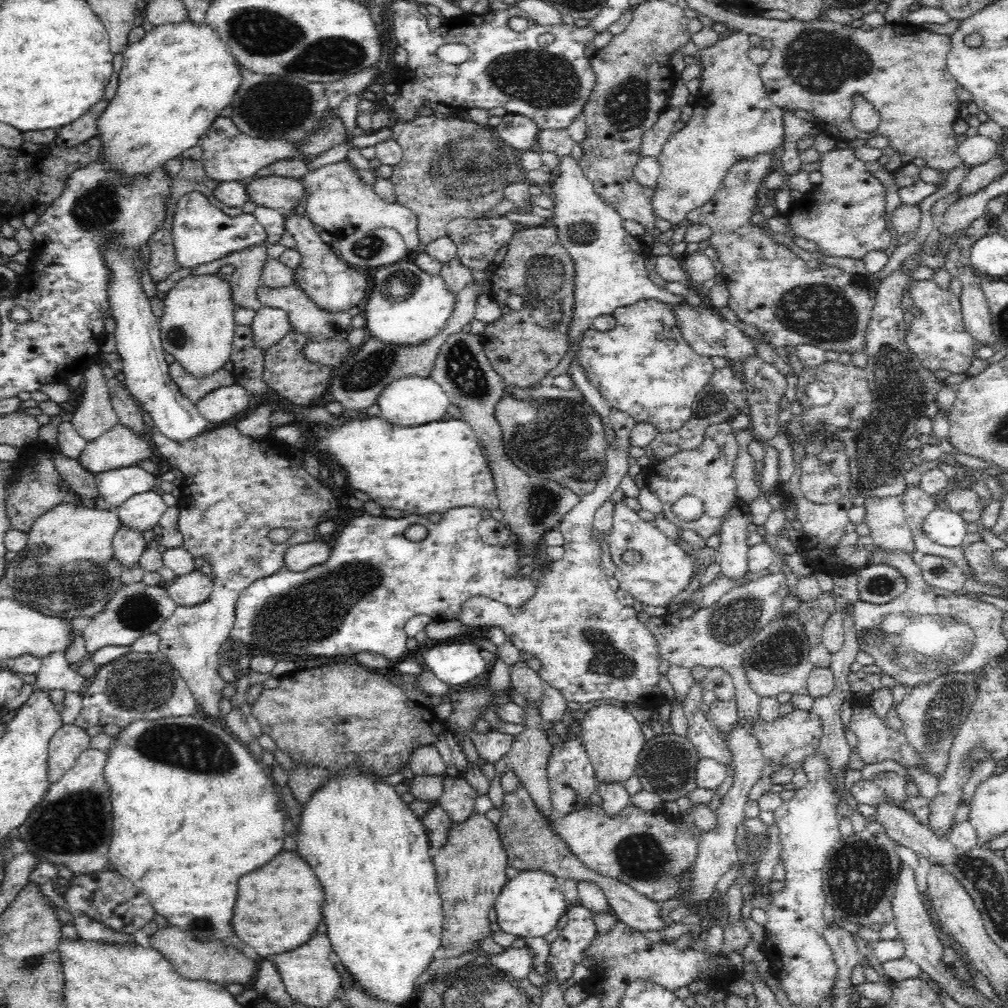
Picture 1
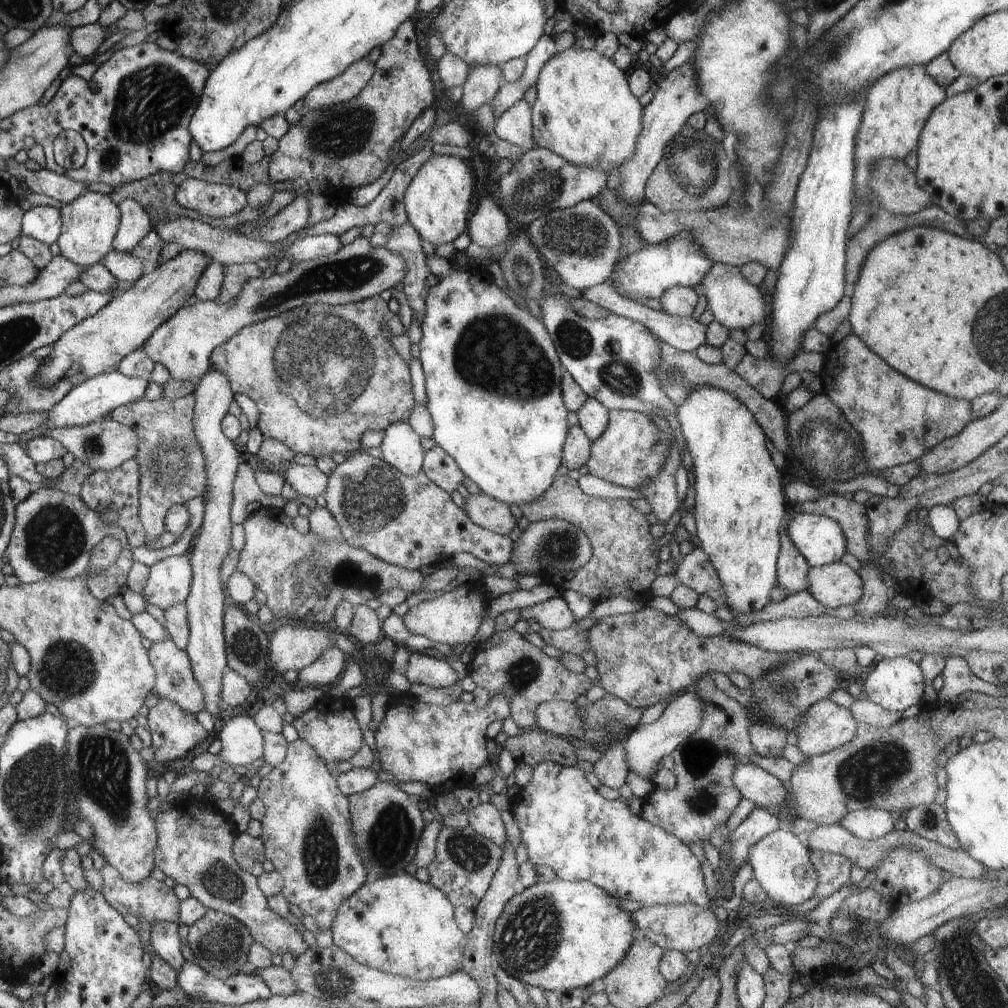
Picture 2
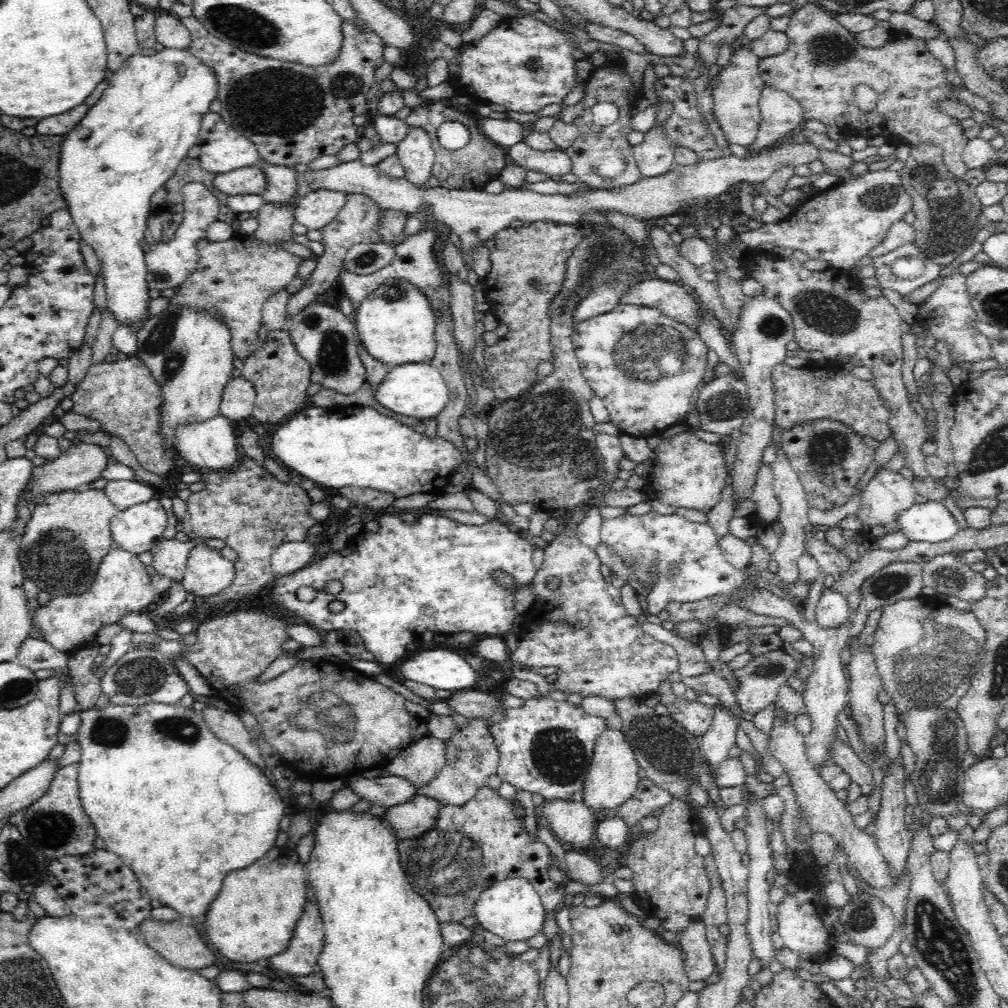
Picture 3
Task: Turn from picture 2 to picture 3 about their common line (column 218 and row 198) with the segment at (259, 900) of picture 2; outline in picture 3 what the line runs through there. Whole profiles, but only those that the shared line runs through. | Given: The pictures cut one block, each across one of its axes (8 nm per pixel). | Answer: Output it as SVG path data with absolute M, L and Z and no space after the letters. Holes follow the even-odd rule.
M874 166L858 180L846 180L836 188L818 192L818 196L808 196L802 206L782 222L764 224L750 232L740 230L740 240L750 250L756 250L762 244L802 250L812 260L826 260L832 264L832 268L848 272L886 240L888 230L898 220L904 220L908 210L914 210L912 194L904 188L900 172Z

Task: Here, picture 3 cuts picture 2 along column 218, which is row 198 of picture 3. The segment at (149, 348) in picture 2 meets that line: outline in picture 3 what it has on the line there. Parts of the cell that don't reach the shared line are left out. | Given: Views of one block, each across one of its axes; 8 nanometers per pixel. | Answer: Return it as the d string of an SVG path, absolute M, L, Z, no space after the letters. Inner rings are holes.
M332 188L310 190L296 202L294 218L308 230L324 230L348 202L348 192L334 192Z

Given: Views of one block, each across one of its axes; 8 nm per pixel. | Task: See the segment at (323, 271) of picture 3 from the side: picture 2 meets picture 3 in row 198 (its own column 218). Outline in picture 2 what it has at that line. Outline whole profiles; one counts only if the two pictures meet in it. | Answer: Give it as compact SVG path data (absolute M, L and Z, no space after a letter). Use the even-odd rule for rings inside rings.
M379 296L345 306L301 306L251 324L231 336L231 340L215 348L211 368L229 378L235 396L249 396L255 402L259 414L255 428L263 434L263 440L279 440L293 454L313 456L315 460L331 458L333 452L343 456L355 454L361 448L359 436L365 436L365 432L385 430L391 424L409 422L413 412L411 408L415 408L415 394L411 394L413 382L409 382L407 364L381 332L383 324L391 336L405 334L397 314L391 314Z

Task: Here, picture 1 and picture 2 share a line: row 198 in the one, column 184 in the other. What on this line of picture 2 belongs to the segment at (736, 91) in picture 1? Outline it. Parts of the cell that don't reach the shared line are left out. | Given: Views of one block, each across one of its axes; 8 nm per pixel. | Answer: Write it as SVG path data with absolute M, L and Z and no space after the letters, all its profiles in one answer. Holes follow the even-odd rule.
M161 640L149 646L151 666L155 670L153 690L159 698L173 700L183 712L197 714L205 708L203 690L191 670L191 660L185 650L179 650L171 640Z

